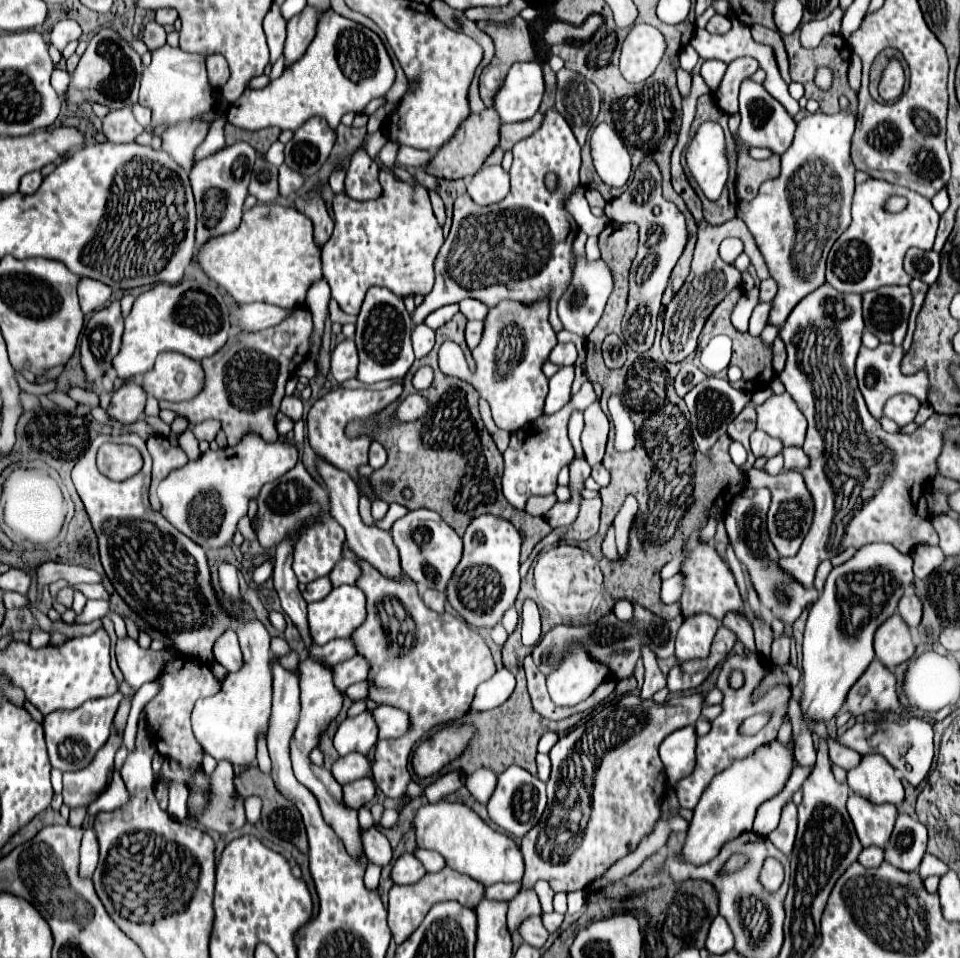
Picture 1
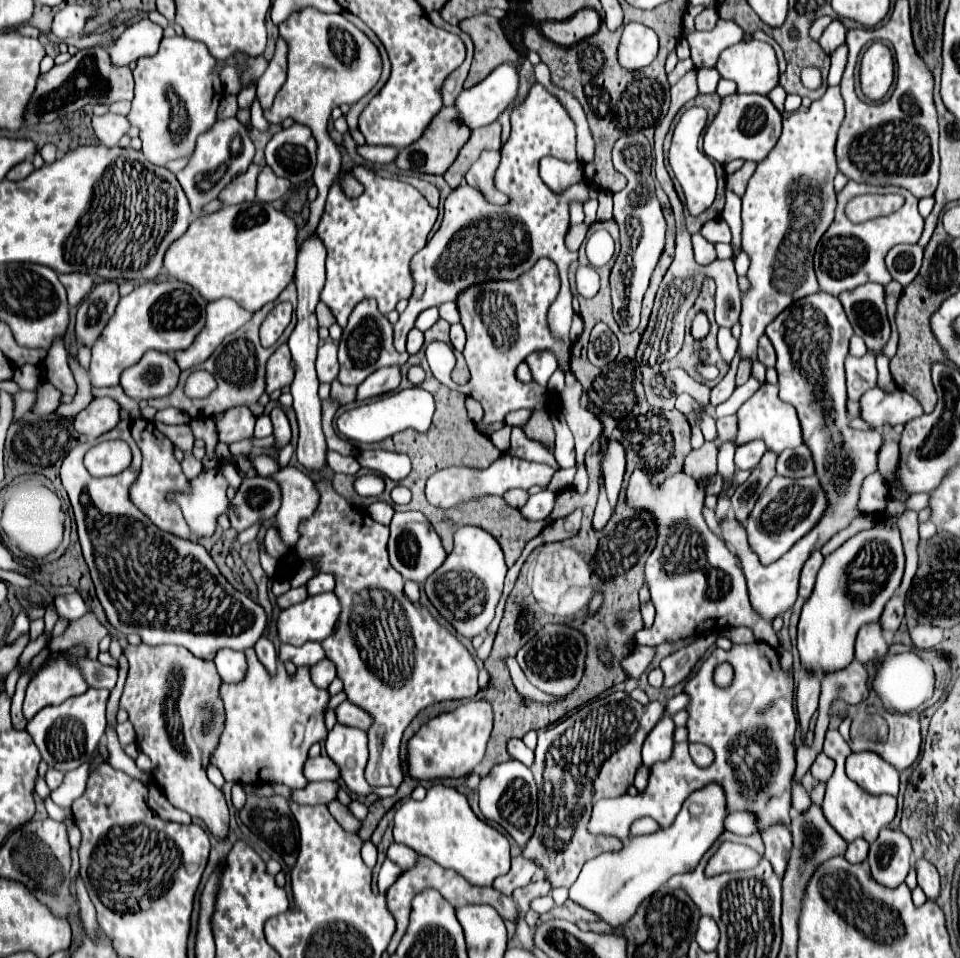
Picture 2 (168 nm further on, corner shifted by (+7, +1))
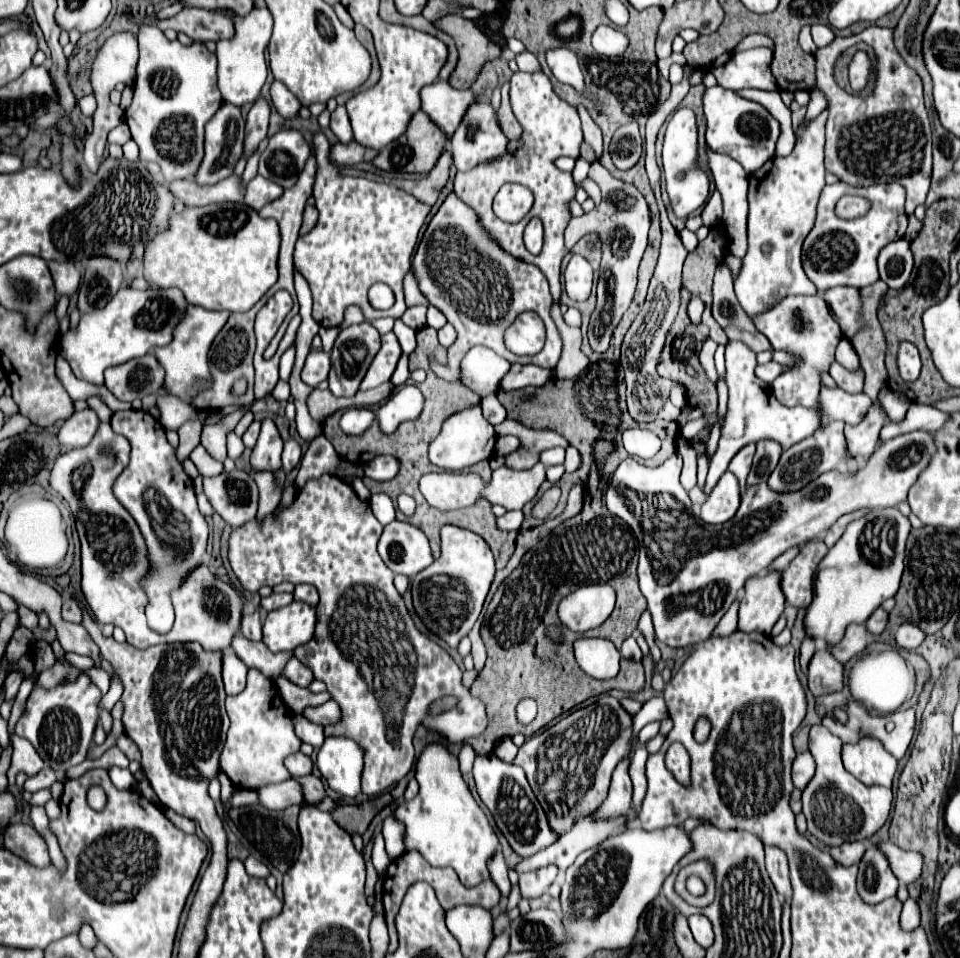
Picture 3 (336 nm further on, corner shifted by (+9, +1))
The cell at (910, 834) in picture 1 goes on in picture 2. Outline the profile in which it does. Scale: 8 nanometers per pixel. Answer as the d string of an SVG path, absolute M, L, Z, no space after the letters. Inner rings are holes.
M885 827L879 837L869 847L867 863L871 867L871 877L883 887L897 887L905 881L909 873L911 843L901 831Z

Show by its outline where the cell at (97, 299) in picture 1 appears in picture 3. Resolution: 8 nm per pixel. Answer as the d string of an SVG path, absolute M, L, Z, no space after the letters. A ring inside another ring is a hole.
M51 261L49 263L49 269L51 269L51 275L55 279L57 295L71 297L79 289L81 273L77 271L77 267L73 263L57 263L57 261Z

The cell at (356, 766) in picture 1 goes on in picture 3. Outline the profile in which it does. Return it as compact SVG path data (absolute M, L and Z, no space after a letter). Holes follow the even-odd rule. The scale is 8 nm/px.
M295 753L285 759L285 767L289 769L293 777L303 777L303 775L313 773L313 759L303 753Z

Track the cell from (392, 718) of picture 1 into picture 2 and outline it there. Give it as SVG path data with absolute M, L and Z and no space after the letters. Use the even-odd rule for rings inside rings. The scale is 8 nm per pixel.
M343 701L335 709L335 715L337 715L337 723L347 725L347 727L357 727L363 731L367 731L369 723L371 723L369 715L365 715L365 711L361 711L359 707L353 707L353 703L349 703L349 701Z

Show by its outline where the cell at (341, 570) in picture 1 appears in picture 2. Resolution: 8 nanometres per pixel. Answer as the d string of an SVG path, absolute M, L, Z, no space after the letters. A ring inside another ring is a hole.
M317 573L307 581L307 591L309 595L317 595L317 593L325 593L331 591L335 587L335 579L329 573Z

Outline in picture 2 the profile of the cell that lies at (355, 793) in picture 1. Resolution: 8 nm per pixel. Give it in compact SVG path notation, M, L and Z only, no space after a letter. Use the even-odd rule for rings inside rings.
M315 781L307 783L303 789L291 789L291 801L299 805L319 805L329 803L329 799L335 799L337 793L337 781Z

